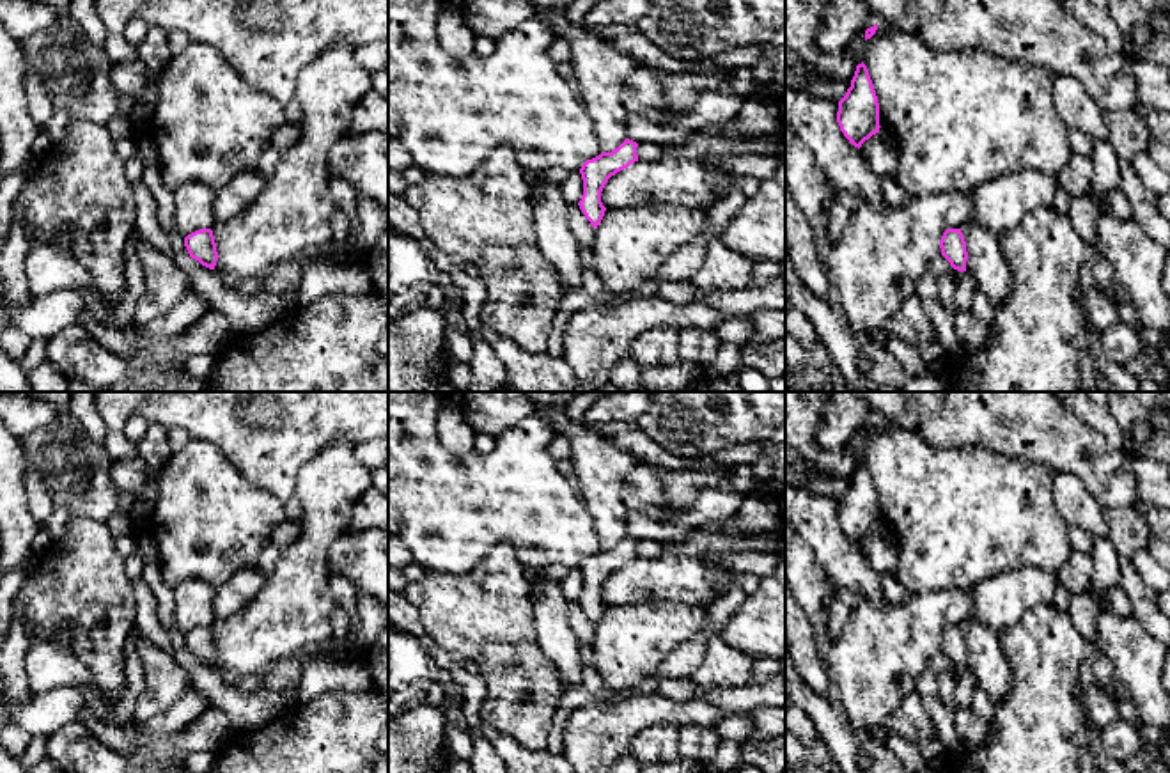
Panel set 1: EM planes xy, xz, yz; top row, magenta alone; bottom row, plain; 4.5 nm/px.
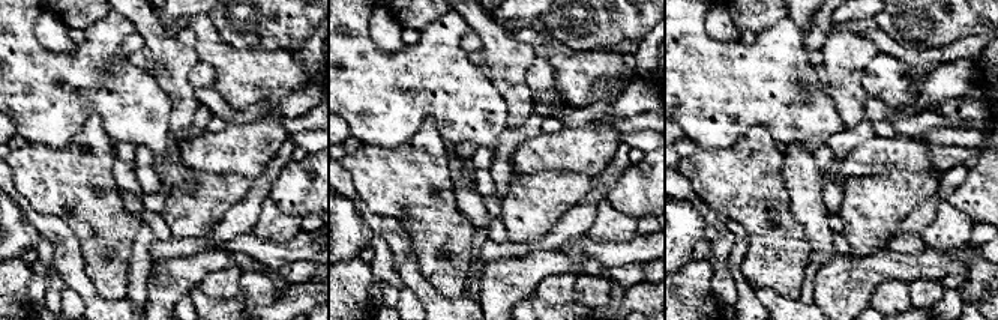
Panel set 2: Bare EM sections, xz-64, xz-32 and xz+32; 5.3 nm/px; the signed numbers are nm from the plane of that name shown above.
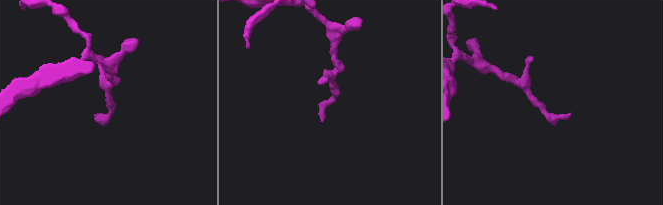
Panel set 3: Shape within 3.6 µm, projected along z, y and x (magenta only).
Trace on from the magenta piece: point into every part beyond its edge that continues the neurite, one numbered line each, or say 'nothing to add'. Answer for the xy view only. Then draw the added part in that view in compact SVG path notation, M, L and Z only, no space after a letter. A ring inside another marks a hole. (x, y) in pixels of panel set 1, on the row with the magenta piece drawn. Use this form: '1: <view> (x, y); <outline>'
nothing to add

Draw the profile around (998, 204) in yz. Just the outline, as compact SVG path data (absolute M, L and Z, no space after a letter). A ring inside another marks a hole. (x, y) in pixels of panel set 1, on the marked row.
M1037 170L986 181L968 191L971 197L968 222L1000 236L1016 227L1028 213L1039 207L1055 207L1058 190L1057 177Z

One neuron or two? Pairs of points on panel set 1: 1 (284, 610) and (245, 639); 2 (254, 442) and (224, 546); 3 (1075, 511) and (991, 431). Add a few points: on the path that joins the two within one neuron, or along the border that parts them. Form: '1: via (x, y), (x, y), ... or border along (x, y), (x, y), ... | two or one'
1: via (275, 619), (254, 637) | one
2: border along (215, 445), (254, 484), (279, 499) | two
3: border along (1059, 470), (1069, 470), (1092, 497) | two

